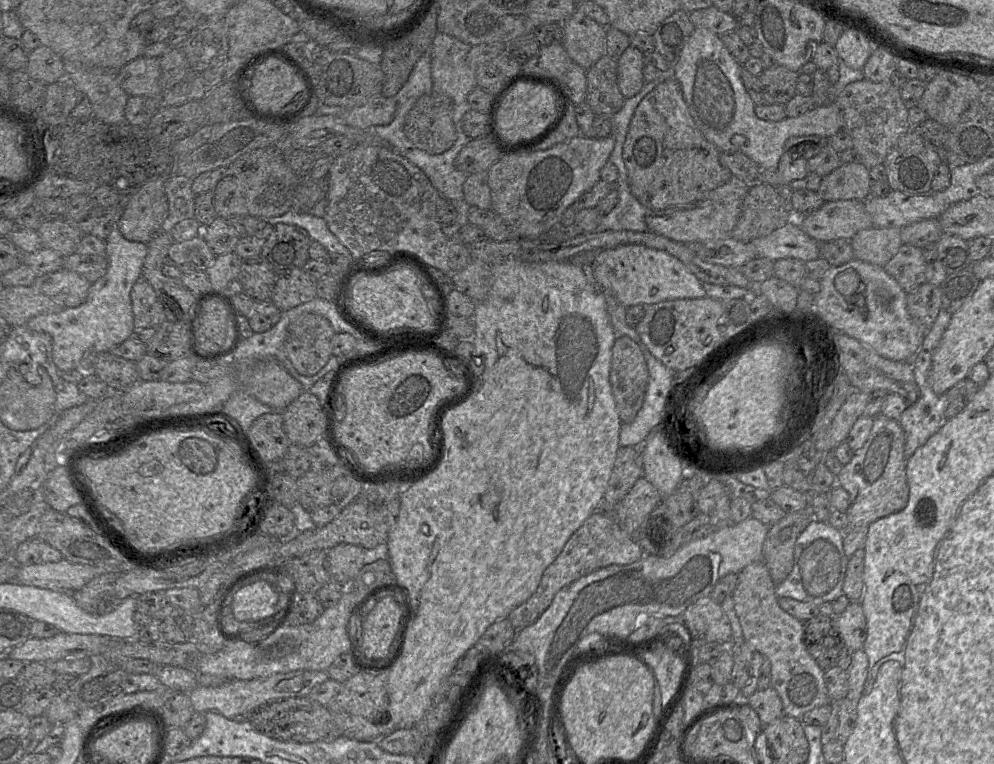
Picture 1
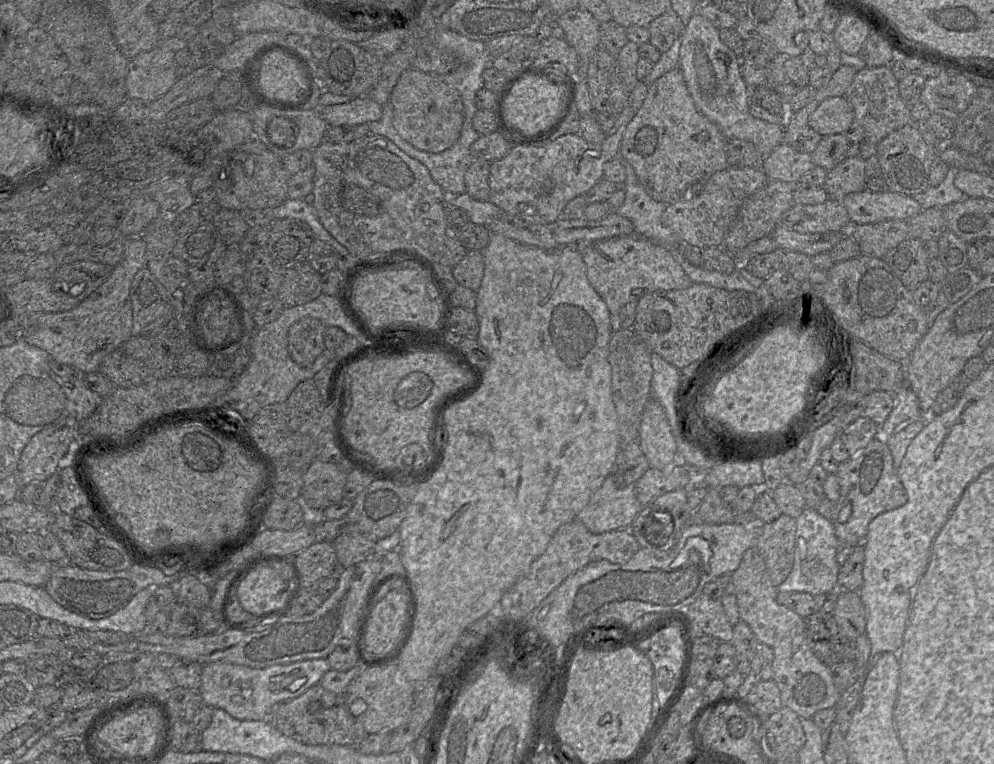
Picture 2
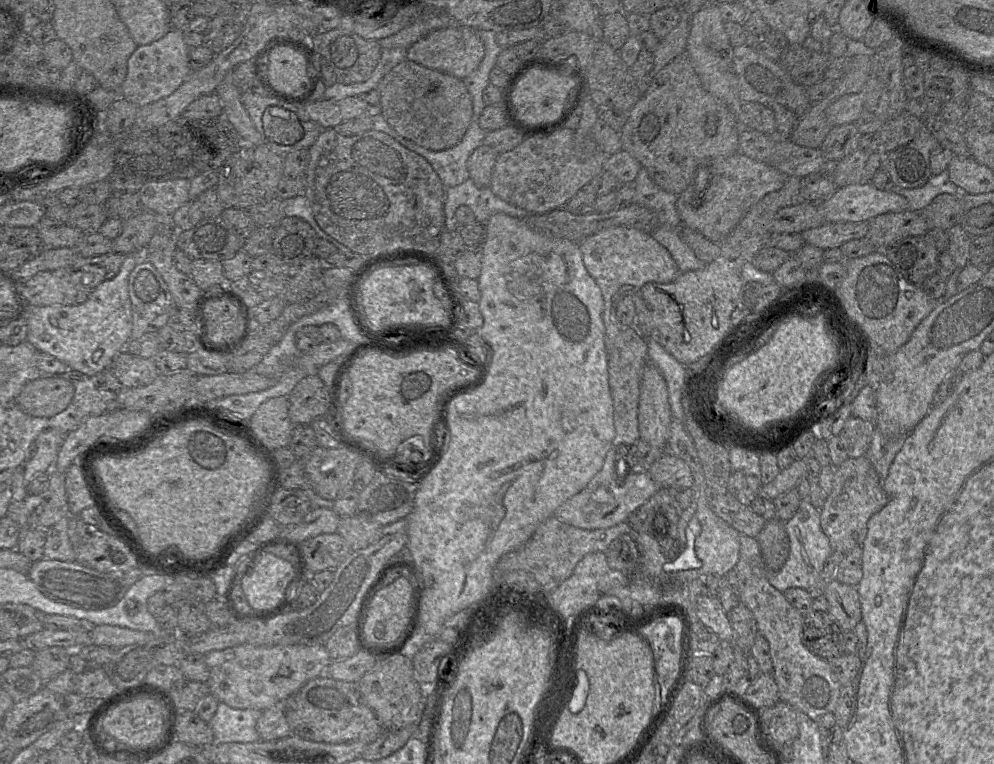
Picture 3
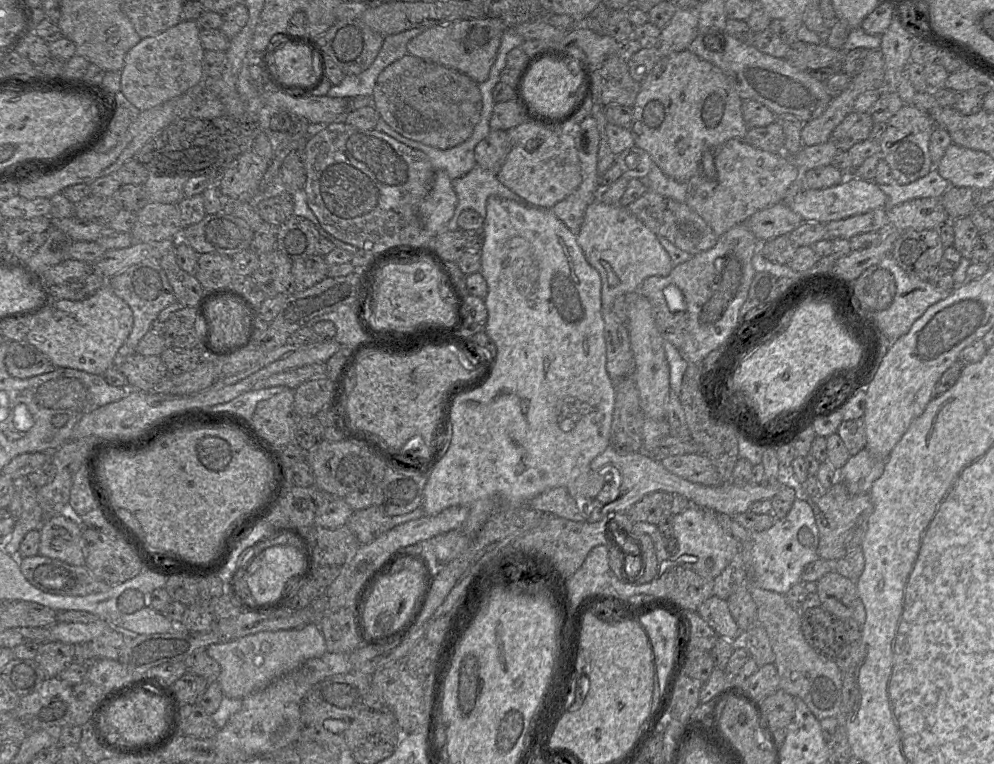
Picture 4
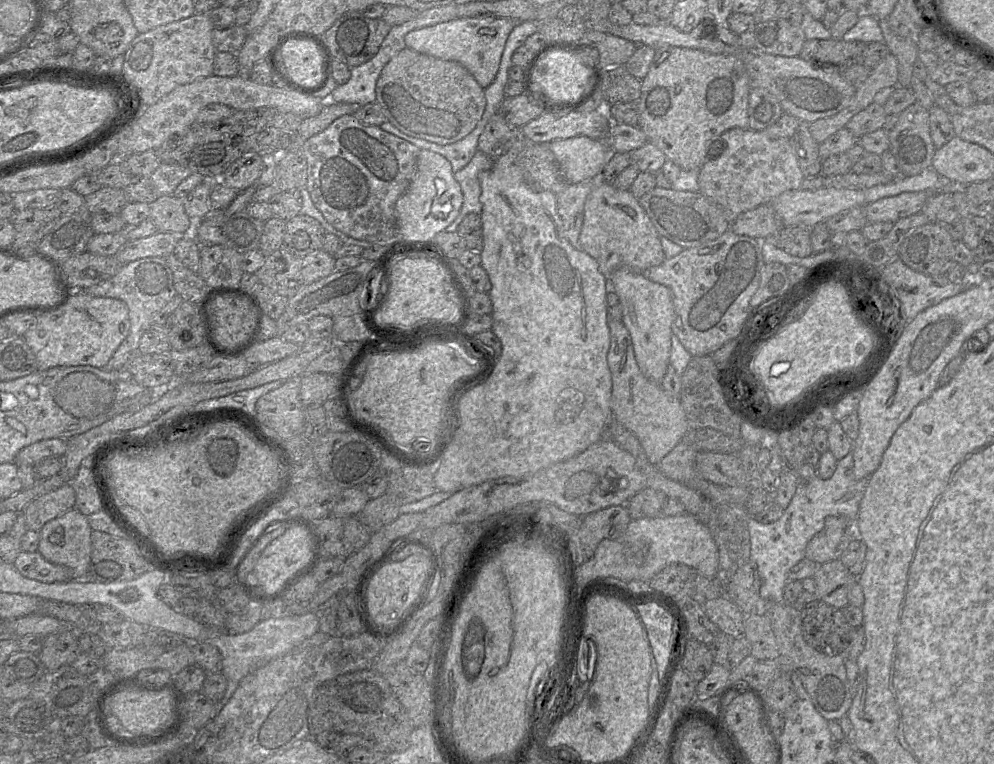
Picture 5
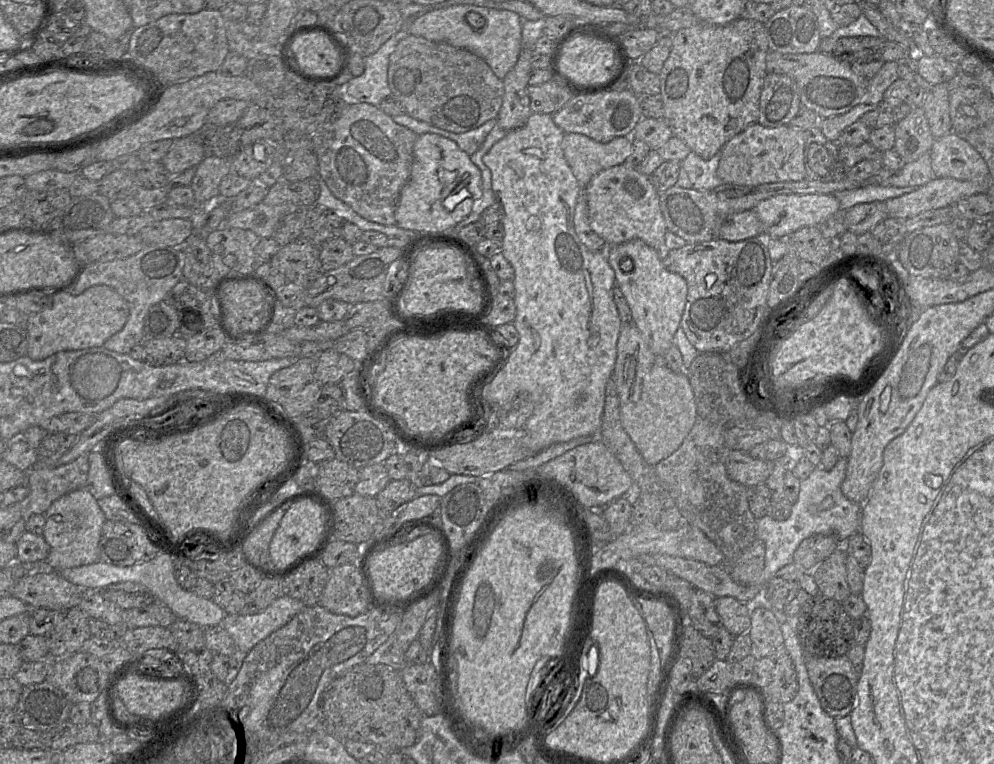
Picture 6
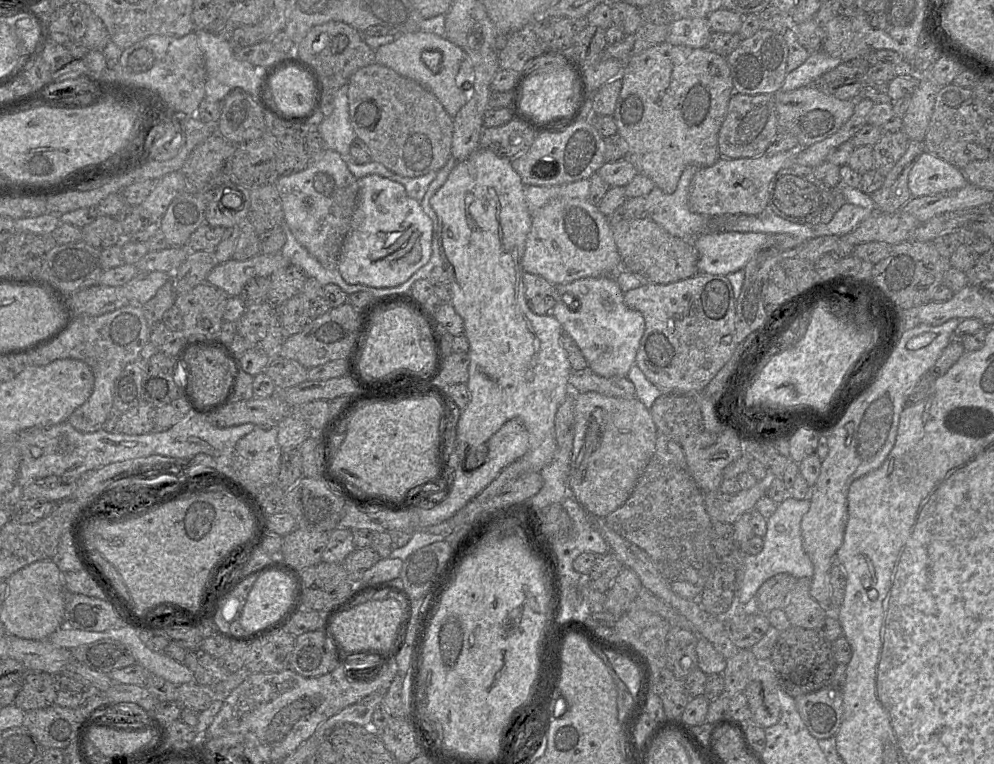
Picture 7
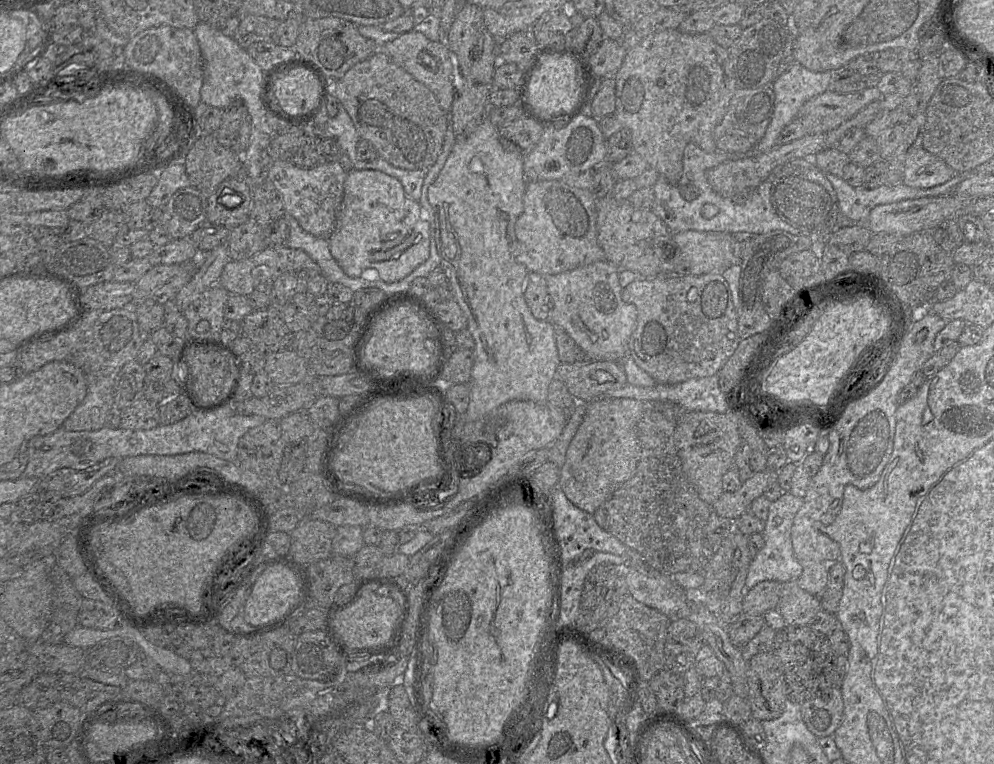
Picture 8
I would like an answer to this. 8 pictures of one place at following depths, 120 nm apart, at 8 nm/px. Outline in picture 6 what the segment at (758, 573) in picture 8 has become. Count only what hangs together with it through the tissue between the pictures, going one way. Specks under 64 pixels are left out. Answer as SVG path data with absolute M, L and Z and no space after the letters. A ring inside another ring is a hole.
M848 457L839 458L830 470L817 466L806 479L801 480L797 500L786 520L775 520L768 514L756 520L755 537L765 548L764 569L760 575L761 586L764 587L776 572L793 562L794 554L804 539L814 534L832 534L825 530L829 519L841 519L841 514L861 516L862 504L851 501L842 491L847 466Z

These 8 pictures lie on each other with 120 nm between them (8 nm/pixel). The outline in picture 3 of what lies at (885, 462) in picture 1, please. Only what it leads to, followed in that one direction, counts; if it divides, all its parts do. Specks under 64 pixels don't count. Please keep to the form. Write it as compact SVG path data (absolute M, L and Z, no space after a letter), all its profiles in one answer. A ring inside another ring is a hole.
M865 455L848 458L835 467L832 492L820 509L821 528L832 550L846 554L855 548L862 548L869 519L881 511L888 502L889 496L883 489L882 481Z

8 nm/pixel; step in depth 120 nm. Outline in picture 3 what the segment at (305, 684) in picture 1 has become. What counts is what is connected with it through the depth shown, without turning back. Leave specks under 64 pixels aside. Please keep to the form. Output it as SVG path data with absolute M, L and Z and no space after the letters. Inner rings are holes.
M243 643L203 655L210 677L208 692L235 709L266 710L285 702L308 681L324 674L332 663L325 645L259 646Z

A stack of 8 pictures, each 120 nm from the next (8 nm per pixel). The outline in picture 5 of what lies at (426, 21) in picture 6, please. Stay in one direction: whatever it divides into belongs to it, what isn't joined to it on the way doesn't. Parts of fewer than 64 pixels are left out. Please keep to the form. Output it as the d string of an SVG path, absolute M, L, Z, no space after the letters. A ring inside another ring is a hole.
M462 17L410 31L405 44L420 53L460 63L486 88L496 78L506 41L518 23L512 18Z

